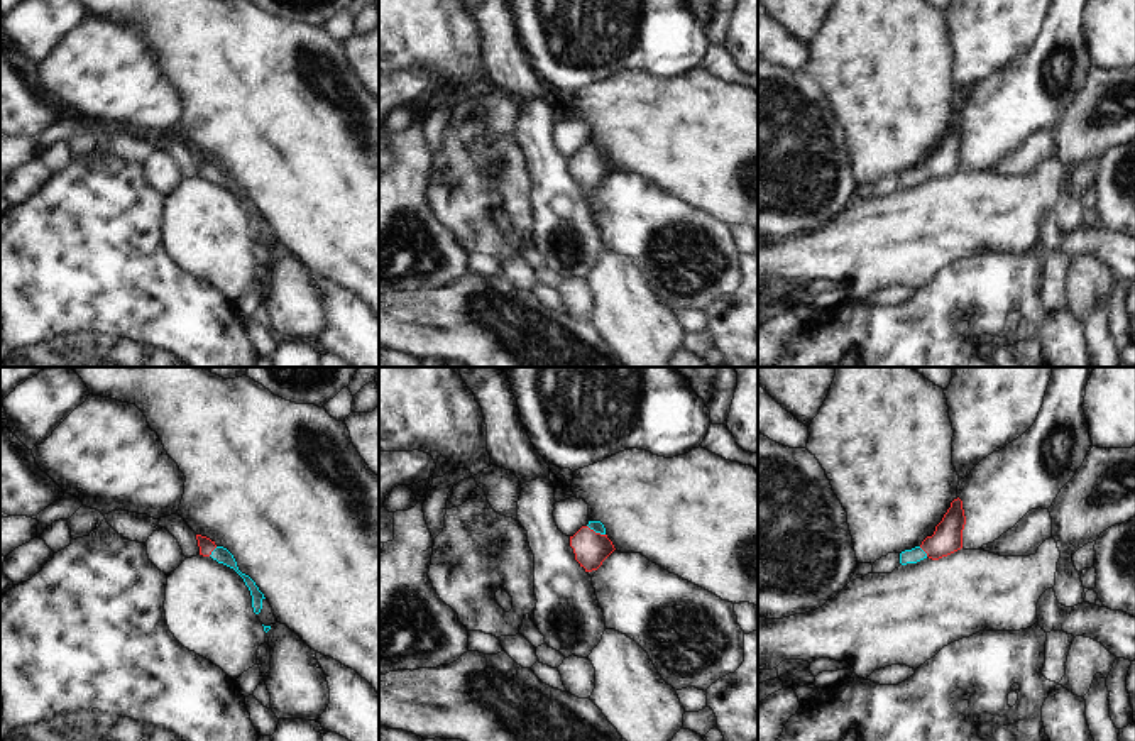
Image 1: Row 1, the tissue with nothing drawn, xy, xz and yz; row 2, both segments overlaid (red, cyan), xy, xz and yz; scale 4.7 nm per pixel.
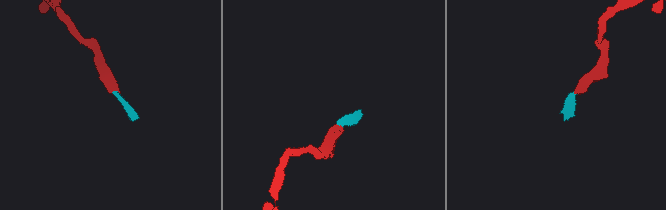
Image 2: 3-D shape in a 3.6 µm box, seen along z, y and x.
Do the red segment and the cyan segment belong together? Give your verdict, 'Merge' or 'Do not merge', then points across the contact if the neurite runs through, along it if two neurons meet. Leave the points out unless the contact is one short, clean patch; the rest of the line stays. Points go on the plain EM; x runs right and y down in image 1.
Merge. Path across: xy (207, 166), (212, 171), (222, 176).

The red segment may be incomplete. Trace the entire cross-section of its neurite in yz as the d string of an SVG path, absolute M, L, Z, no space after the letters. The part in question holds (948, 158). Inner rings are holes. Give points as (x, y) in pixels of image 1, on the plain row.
M957 118L944 135L942 142L935 147L932 157L927 157L920 167L900 174L900 184L917 184L924 179L939 181L962 169L962 151L966 137L962 122Z

